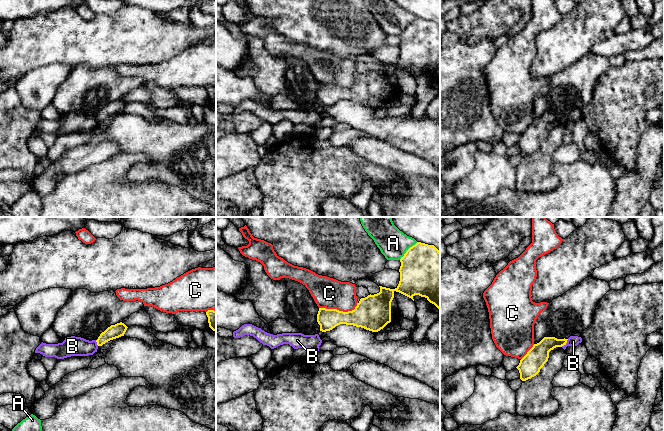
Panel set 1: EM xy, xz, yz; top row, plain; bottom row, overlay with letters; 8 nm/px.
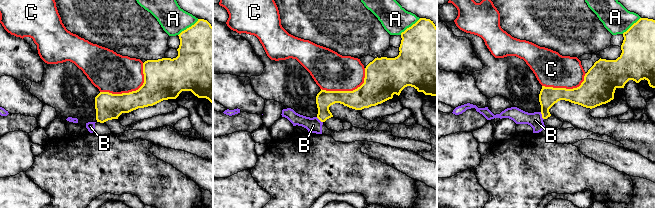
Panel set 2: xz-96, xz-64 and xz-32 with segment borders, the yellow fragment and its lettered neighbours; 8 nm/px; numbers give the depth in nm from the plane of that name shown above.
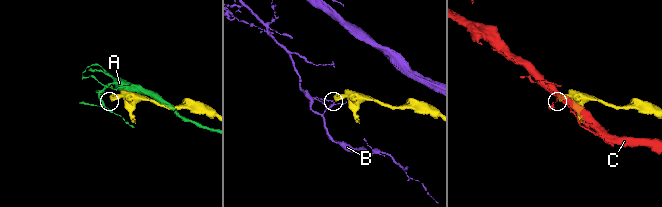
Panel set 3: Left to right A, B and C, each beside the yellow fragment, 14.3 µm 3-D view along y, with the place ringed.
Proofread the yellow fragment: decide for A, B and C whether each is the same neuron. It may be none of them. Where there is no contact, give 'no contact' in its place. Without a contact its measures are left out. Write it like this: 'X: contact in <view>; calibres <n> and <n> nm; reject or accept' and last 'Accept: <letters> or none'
A: contact in xz; calibres 400 and 240 nm; reject
B: contact in yz; calibres 170 and 80 nm; reject
C: contact in xz; calibres 260 and 240 nm; reject
Accept: none

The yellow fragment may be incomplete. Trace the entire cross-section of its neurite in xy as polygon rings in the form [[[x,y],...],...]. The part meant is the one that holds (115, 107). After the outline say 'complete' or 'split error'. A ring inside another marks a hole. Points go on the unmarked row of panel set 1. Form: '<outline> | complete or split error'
[[[120,98],[115,101],[111,101],[104,108],[100,110],[98,115],[96,116],[98,122],[102,122],[106,118],[124,112],[127,102]]] | complete

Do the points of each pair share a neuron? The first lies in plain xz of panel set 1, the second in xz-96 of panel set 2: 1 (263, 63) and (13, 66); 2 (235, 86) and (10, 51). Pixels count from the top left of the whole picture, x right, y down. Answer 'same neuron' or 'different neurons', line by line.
1: different neurons
2: different neurons

